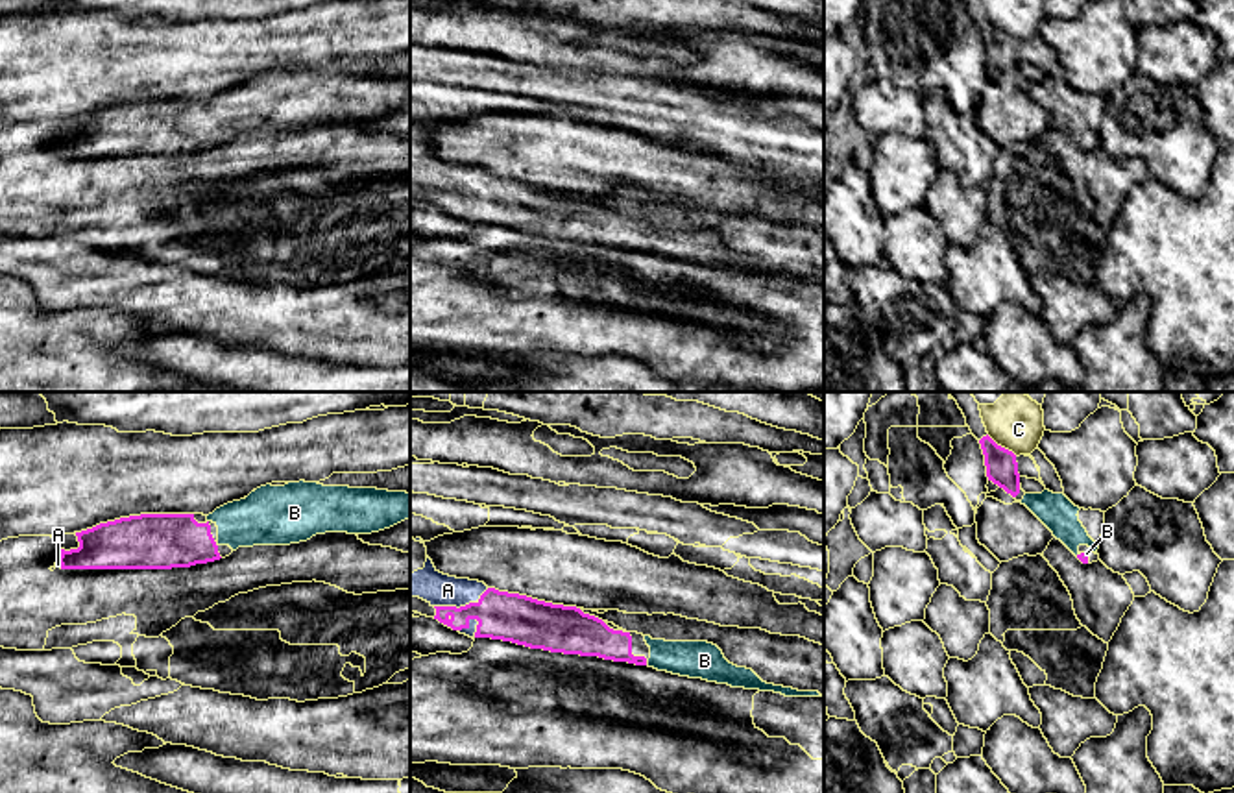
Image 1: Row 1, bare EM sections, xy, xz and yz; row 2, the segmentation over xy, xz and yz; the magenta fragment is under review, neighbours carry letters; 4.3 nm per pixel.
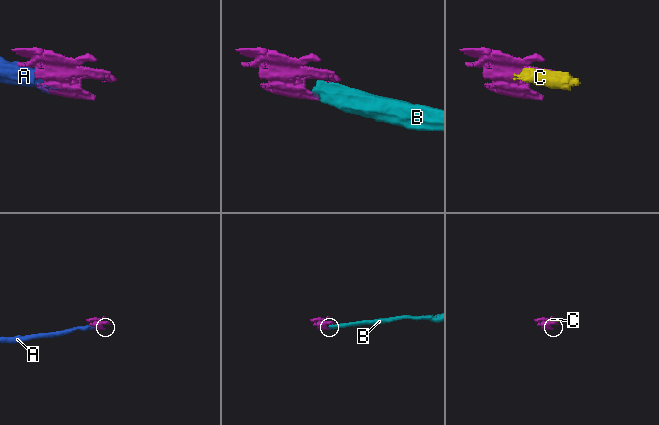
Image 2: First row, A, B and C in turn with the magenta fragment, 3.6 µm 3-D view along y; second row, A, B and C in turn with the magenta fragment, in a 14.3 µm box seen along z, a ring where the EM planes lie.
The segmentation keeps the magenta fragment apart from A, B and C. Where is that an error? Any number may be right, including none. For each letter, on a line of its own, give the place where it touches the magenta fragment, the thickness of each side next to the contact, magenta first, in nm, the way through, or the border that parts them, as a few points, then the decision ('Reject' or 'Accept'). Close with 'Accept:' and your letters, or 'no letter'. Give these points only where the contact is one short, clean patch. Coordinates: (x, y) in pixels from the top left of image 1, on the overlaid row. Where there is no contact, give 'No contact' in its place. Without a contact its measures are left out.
A: Touches magenta at xz (460, 607). Thickness 220 nm (magenta) against 140 nm. Accept
B: Touches magenta at yz (1087, 559). Thickness 50 nm (magenta) against 20 nm. Accept
C: Touches magenta at yz (1000, 446). Thickness 140 nm (magenta) against 240 nm. Reject
Accept: A, B

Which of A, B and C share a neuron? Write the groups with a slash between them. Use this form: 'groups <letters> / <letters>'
groups A B / C

